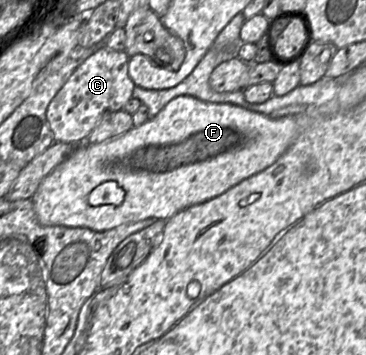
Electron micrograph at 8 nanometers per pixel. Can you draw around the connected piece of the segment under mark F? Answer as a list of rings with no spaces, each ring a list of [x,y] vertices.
[[[178,96],[154,118],[121,136],[101,143],[78,144],[73,153],[40,183],[32,197],[35,216],[44,226],[86,227],[98,231],[141,219],[168,220],[176,213],[219,196],[271,166],[300,132],[314,121],[315,118],[303,116],[273,119],[232,104]]]

